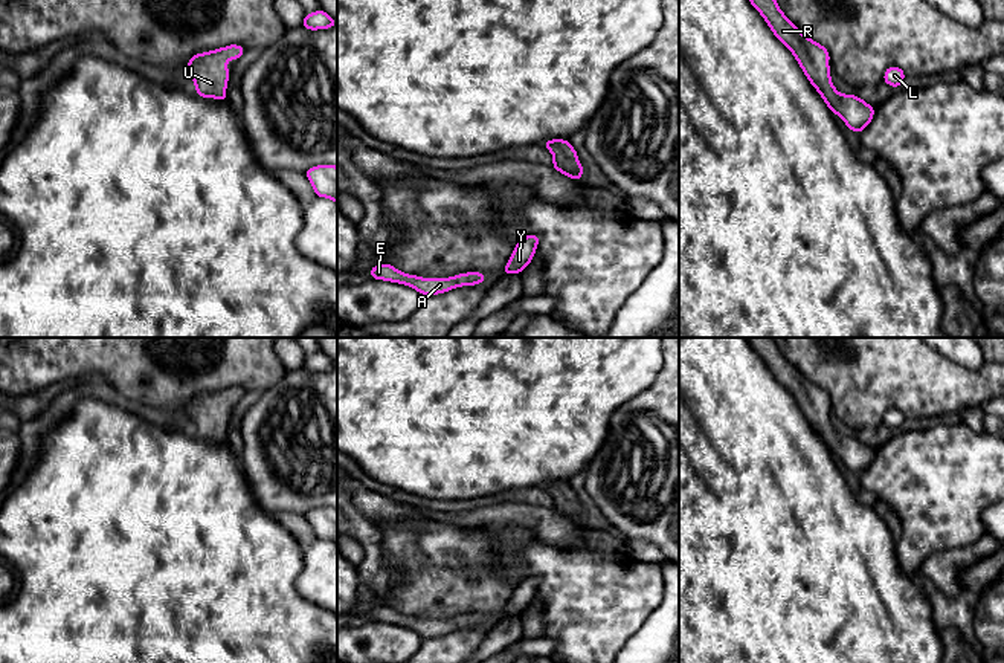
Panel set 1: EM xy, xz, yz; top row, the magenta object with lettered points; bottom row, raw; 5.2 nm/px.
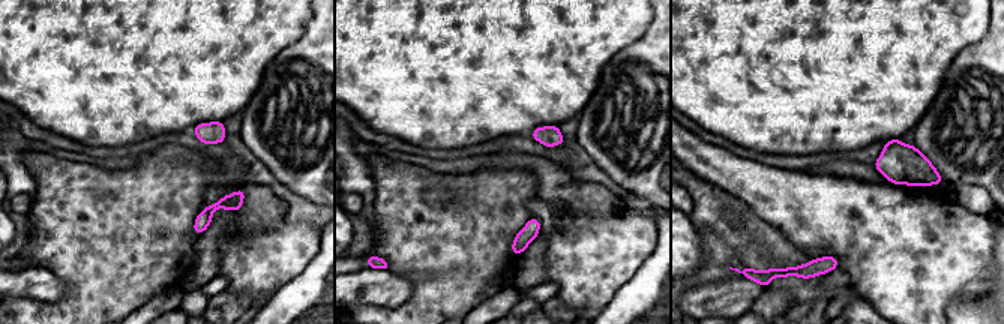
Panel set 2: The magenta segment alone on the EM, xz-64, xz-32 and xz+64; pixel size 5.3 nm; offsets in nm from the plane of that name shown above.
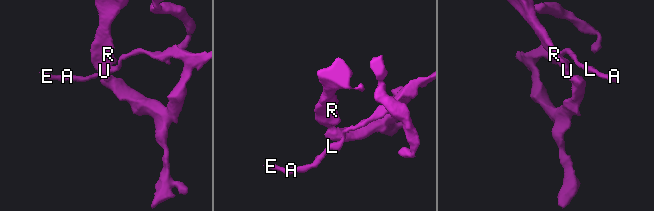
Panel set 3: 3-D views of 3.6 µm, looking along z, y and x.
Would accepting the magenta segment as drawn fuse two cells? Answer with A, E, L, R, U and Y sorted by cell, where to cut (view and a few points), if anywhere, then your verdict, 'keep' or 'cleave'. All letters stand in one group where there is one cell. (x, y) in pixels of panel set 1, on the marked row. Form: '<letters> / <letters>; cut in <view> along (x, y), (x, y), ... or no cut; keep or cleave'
A E L R U Y; no cut; keep

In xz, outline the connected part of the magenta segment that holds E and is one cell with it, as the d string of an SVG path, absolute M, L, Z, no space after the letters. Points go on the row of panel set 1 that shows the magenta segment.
M381 263L369 269L372 280L385 280L410 286L424 295L446 293L455 287L475 286L487 281L487 275L481 272L459 273L452 278L421 278L397 270L394 266Z

